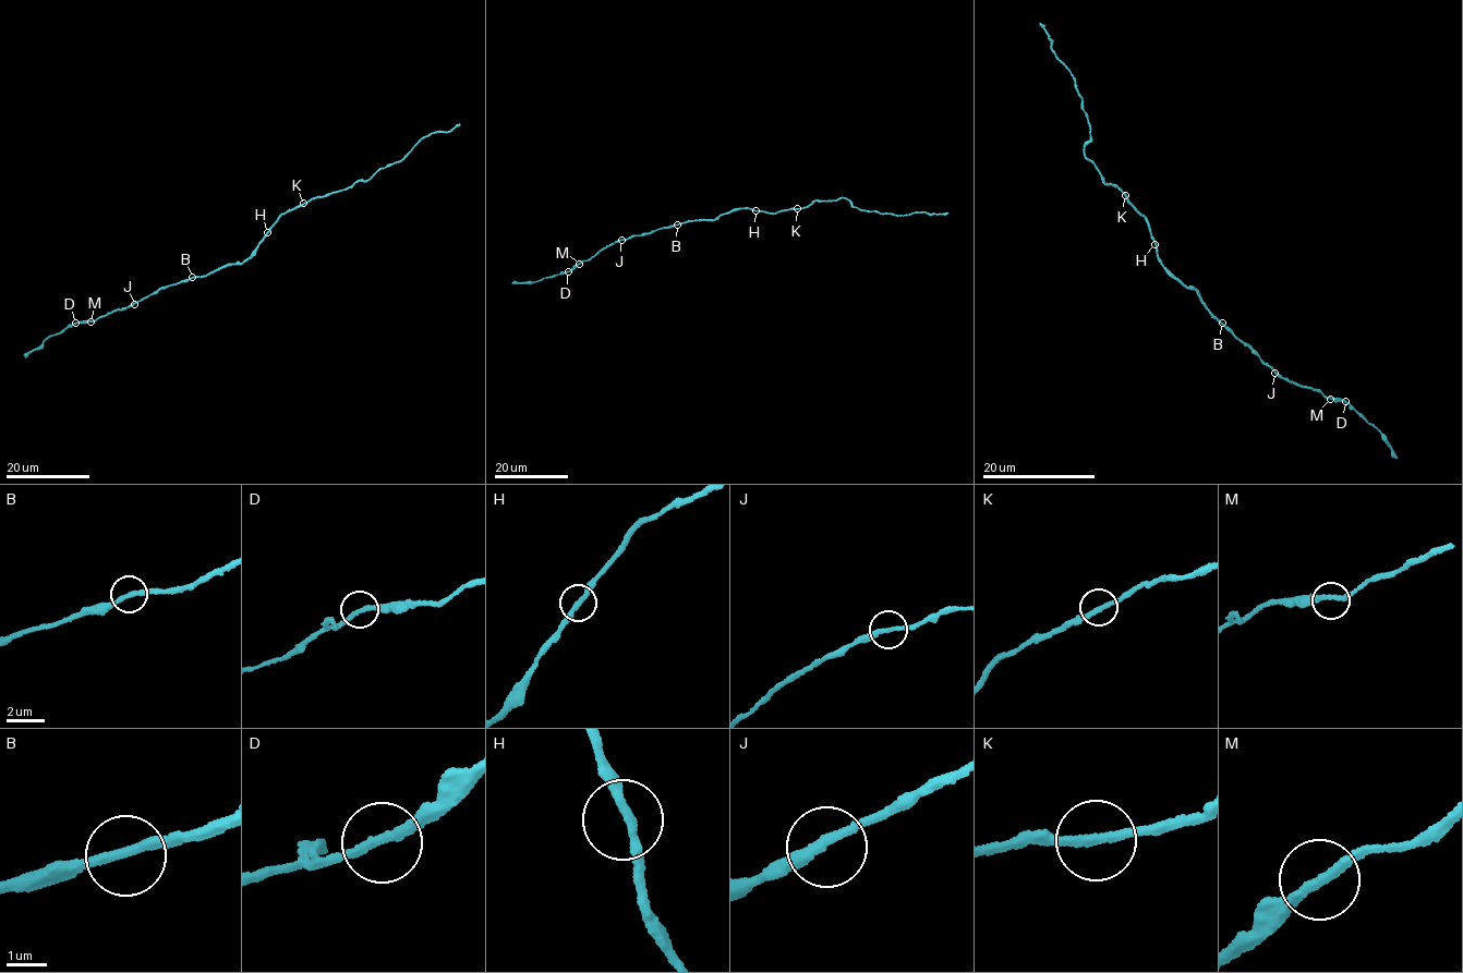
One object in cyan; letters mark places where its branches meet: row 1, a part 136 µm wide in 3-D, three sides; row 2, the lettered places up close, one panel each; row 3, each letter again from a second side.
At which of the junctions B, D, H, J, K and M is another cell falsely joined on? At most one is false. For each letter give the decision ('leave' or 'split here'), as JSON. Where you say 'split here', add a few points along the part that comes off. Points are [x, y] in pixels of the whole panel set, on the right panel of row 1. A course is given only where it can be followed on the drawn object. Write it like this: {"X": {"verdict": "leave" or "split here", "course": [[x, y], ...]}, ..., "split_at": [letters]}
{"B": {"verdict": "leave"}, "D": {"verdict": "leave"}, "H": {"verdict": "leave"}, "J": {"verdict": "leave"}, "K": {"verdict": "leave"}, "M": {"verdict": "leave"}, "split_at": []}

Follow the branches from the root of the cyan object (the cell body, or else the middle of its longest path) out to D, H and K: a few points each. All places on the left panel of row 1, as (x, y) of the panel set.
D: (244, 259), (156, 290), (98, 318), (75, 323)
H: (244, 259), (254, 255), (267, 232)
K: (244, 259), (254, 255), (280, 215), (303, 204)

